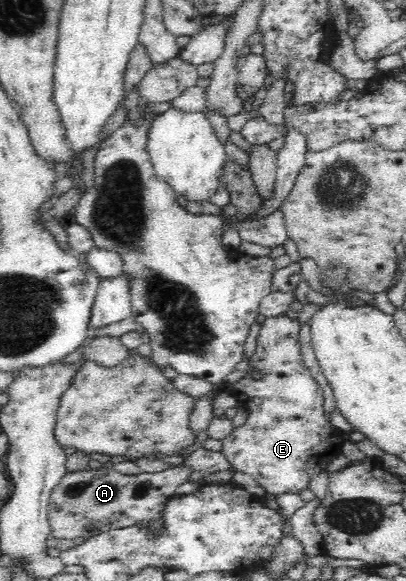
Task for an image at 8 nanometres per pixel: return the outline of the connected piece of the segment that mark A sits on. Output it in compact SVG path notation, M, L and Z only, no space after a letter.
M188 465L172 466L155 473L142 472L136 476L126 476L106 467L67 472L54 487L49 500L50 534L58 538L83 536L87 539L115 528L141 525L153 536L160 536L166 530L166 504L175 495L176 488L190 480L192 472L194 469Z

